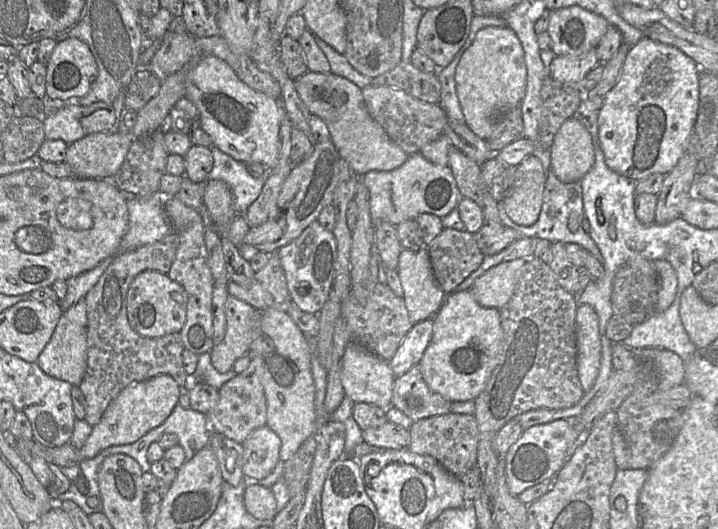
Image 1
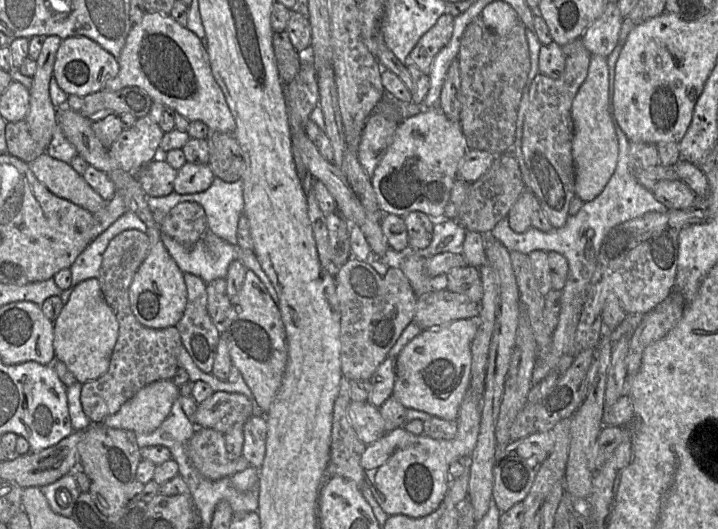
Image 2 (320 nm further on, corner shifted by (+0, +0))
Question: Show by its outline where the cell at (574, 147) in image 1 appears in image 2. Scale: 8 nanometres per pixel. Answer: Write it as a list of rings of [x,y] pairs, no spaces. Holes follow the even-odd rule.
[[[592,55],[586,79],[579,88],[571,108],[574,128],[572,157],[575,168],[575,195],[583,202],[595,199],[615,171],[618,139],[610,112],[609,69],[604,56]]]

